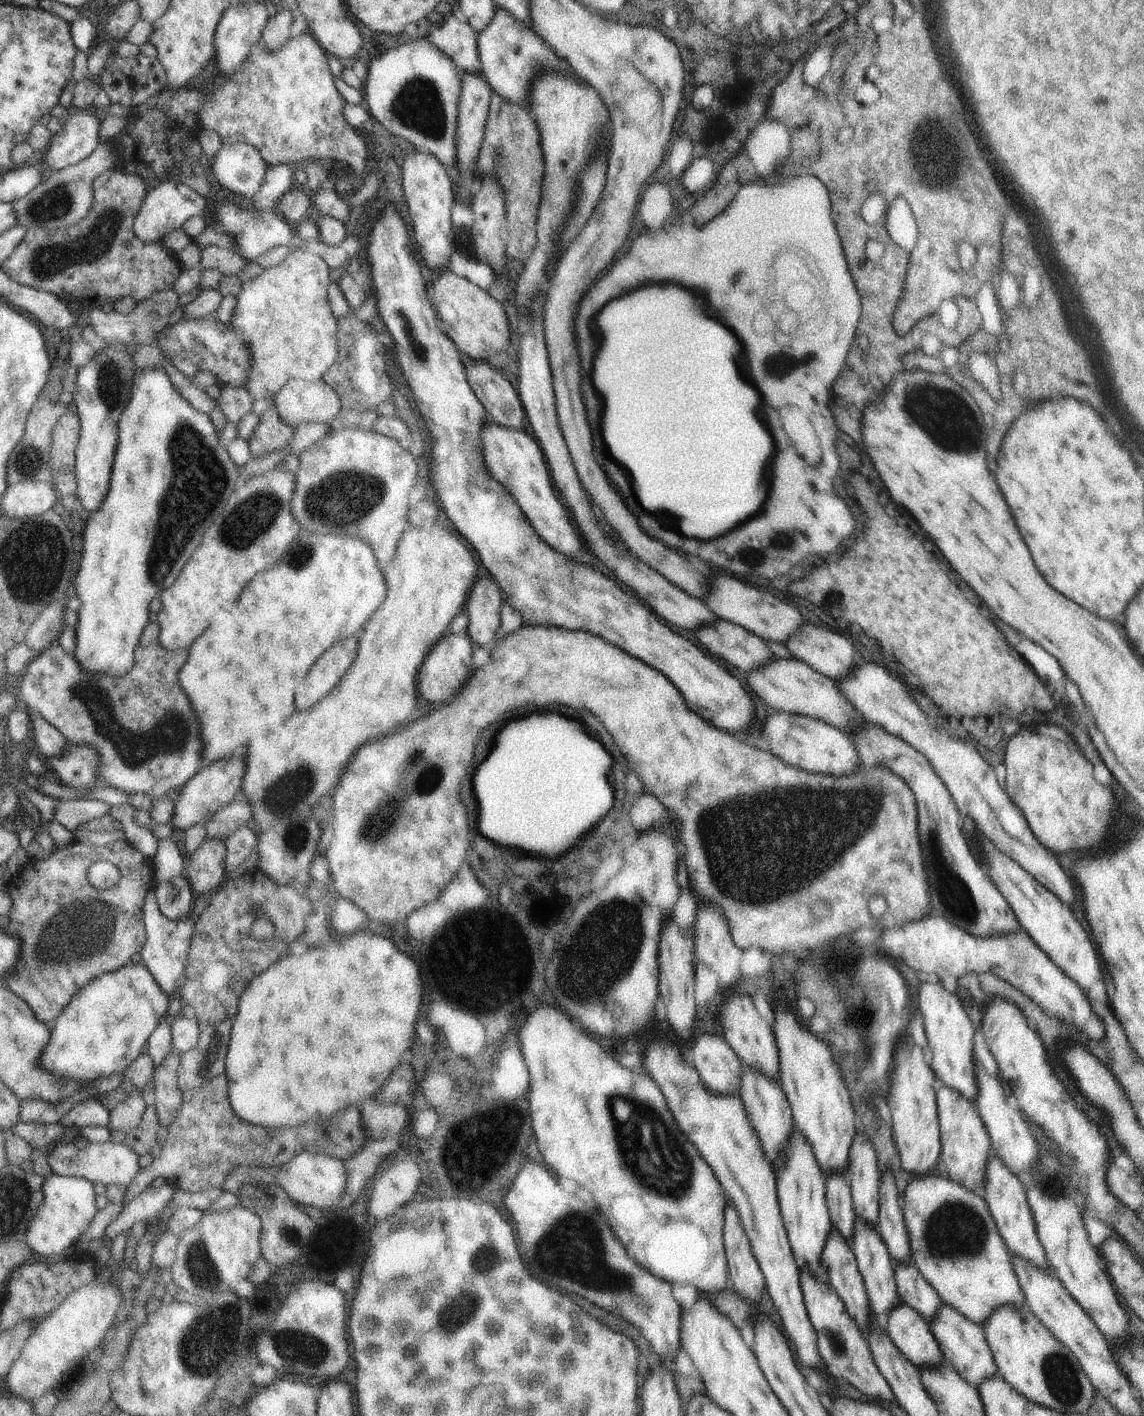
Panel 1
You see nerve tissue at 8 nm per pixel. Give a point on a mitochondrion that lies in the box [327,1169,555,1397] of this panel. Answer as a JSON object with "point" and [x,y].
{"point":[462,1310]}

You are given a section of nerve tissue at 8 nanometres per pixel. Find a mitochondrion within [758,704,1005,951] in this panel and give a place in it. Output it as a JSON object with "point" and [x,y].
{"point":[952,890]}

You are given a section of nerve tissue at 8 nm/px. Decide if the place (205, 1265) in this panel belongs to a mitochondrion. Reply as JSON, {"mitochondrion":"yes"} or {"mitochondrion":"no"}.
{"mitochondrion":"yes"}

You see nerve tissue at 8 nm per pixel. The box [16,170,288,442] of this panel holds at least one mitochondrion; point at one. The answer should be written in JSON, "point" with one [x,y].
{"point":[89,247]}

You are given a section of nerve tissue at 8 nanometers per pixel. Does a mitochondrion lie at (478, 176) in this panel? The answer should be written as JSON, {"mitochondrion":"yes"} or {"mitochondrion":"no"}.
{"mitochondrion":"no"}

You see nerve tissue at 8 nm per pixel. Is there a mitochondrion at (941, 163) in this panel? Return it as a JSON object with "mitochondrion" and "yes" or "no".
{"mitochondrion":"yes"}

